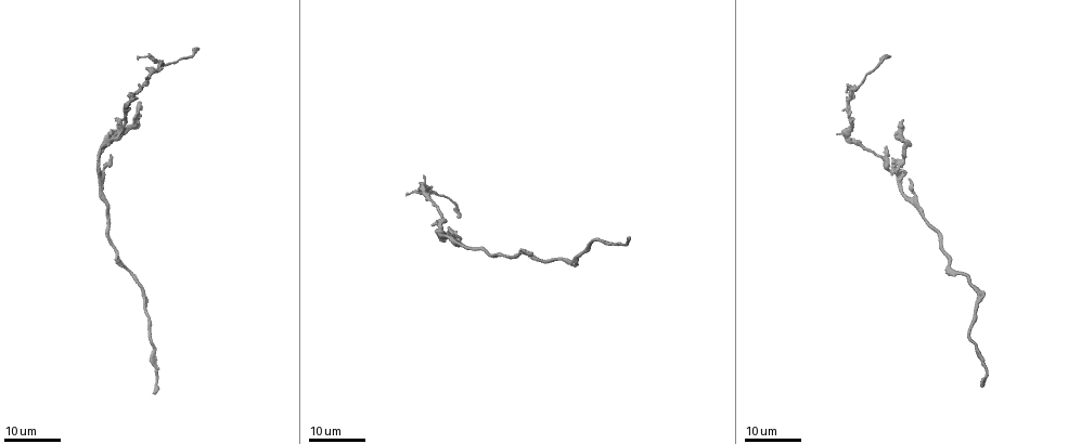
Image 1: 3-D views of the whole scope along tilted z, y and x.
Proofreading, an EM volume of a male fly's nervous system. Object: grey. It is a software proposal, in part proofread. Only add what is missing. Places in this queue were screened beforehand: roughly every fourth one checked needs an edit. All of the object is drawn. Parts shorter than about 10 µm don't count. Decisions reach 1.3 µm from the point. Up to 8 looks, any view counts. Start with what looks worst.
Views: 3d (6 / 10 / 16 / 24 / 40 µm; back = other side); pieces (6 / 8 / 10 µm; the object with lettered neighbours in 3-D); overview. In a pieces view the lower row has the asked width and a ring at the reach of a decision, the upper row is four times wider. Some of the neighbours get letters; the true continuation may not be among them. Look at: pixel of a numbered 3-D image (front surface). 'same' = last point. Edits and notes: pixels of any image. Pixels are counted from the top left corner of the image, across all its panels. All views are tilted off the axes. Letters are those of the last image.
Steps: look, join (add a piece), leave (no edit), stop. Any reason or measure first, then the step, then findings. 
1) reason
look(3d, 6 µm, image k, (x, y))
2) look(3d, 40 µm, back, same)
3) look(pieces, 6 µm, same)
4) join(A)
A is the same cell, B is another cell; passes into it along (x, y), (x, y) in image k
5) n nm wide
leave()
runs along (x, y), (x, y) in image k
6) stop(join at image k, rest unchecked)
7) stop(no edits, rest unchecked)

branch stops here
look(3d, 16 µm, image 1, (887, 56))

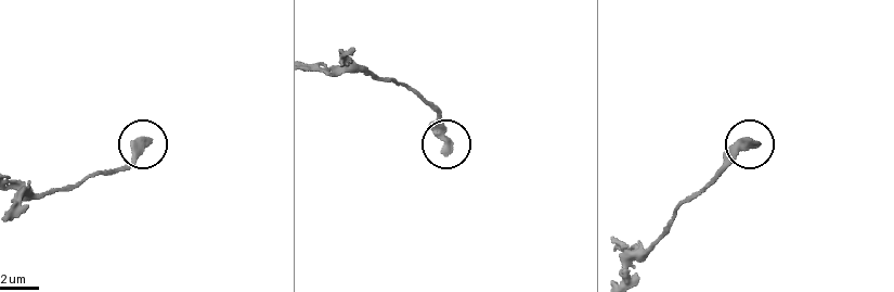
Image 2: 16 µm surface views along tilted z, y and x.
look(pieces, 6 µm, image 2, (759, 144))

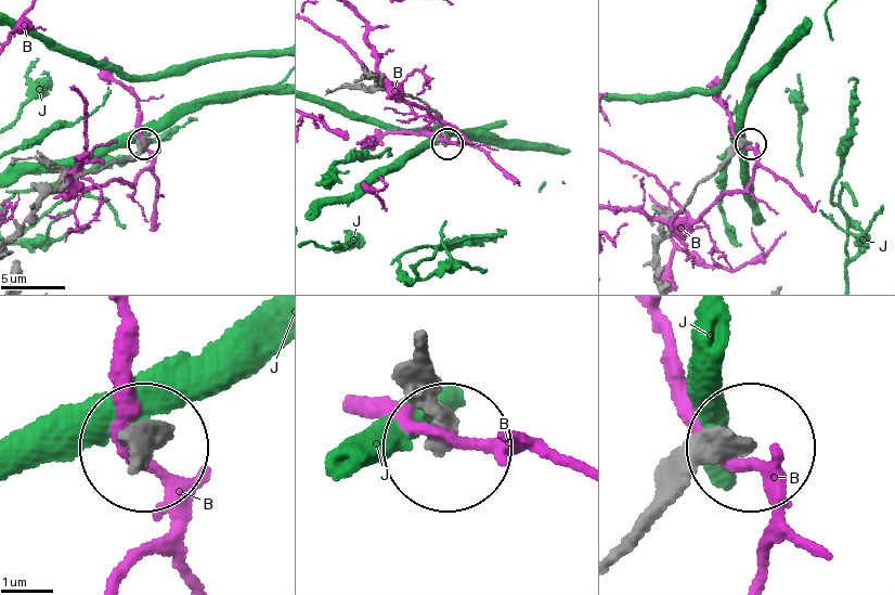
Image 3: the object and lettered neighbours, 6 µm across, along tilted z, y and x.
leave()
B and J are other cells; runs along (617, 550), (679, 481), (743, 451) in image 3; none of them fits

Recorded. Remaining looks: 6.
free end
look(3d, 24 µm, image 1, (111, 155))

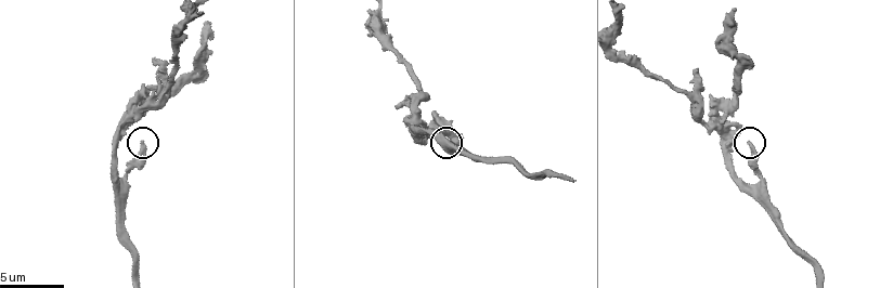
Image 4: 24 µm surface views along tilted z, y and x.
look(pieces, 6 µm, image 4, (144, 145))

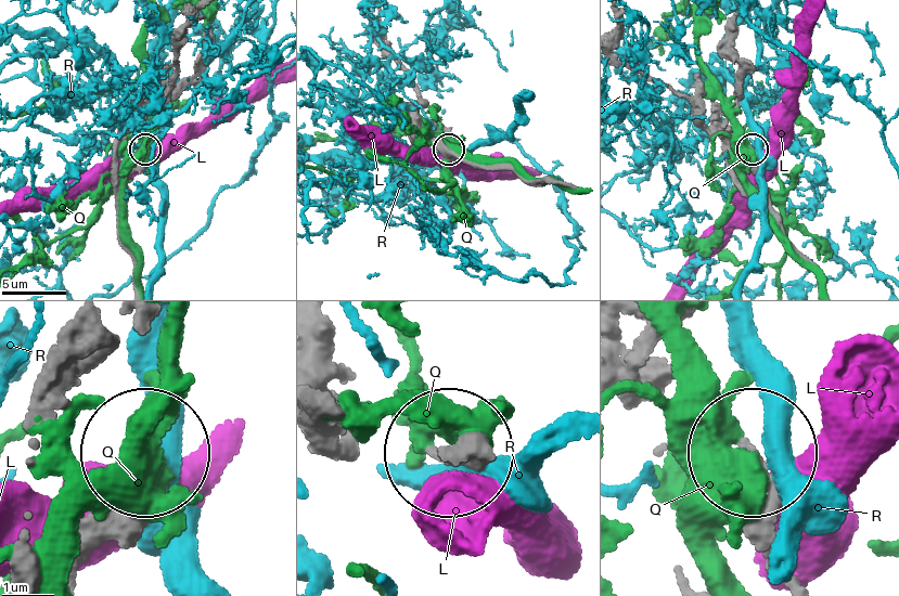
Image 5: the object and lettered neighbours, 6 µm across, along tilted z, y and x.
leave()
L, Q and R are other cells; runs along (778, 225), (753, 151) in image 5; none of them fits

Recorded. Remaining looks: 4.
long arm stops here
look(3d, 16 µm, image 1, (154, 393))

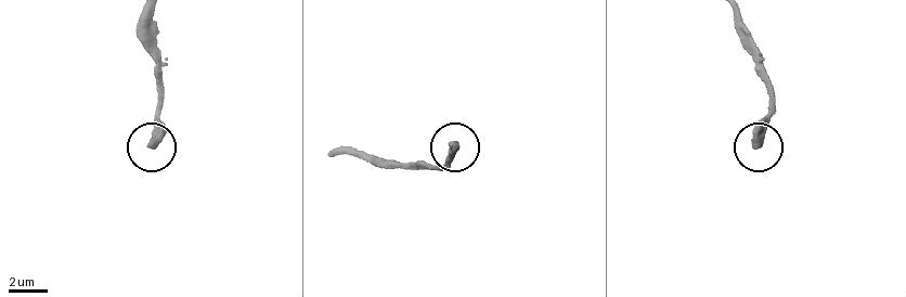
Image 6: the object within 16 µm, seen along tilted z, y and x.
what lies round it
look(pieces, 10 µm, image 6, (153, 146))

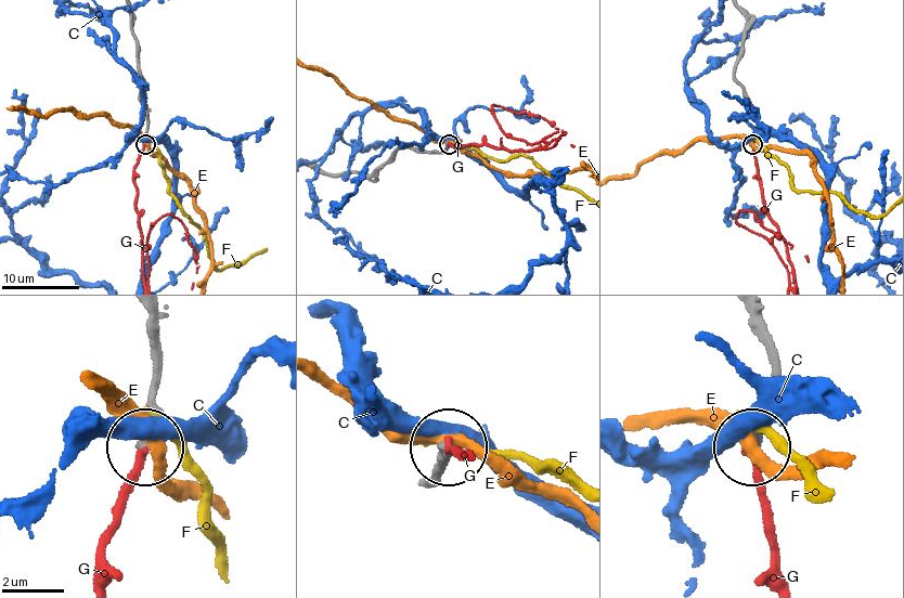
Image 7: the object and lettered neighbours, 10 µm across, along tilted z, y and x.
join(G)
G is the same cell, C, E and F are other cells; passes into it along (147, 125), (134, 178), (143, 262) in image 7; it goes on there

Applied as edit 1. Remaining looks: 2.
stop(join at image 7, rest unchecked)

